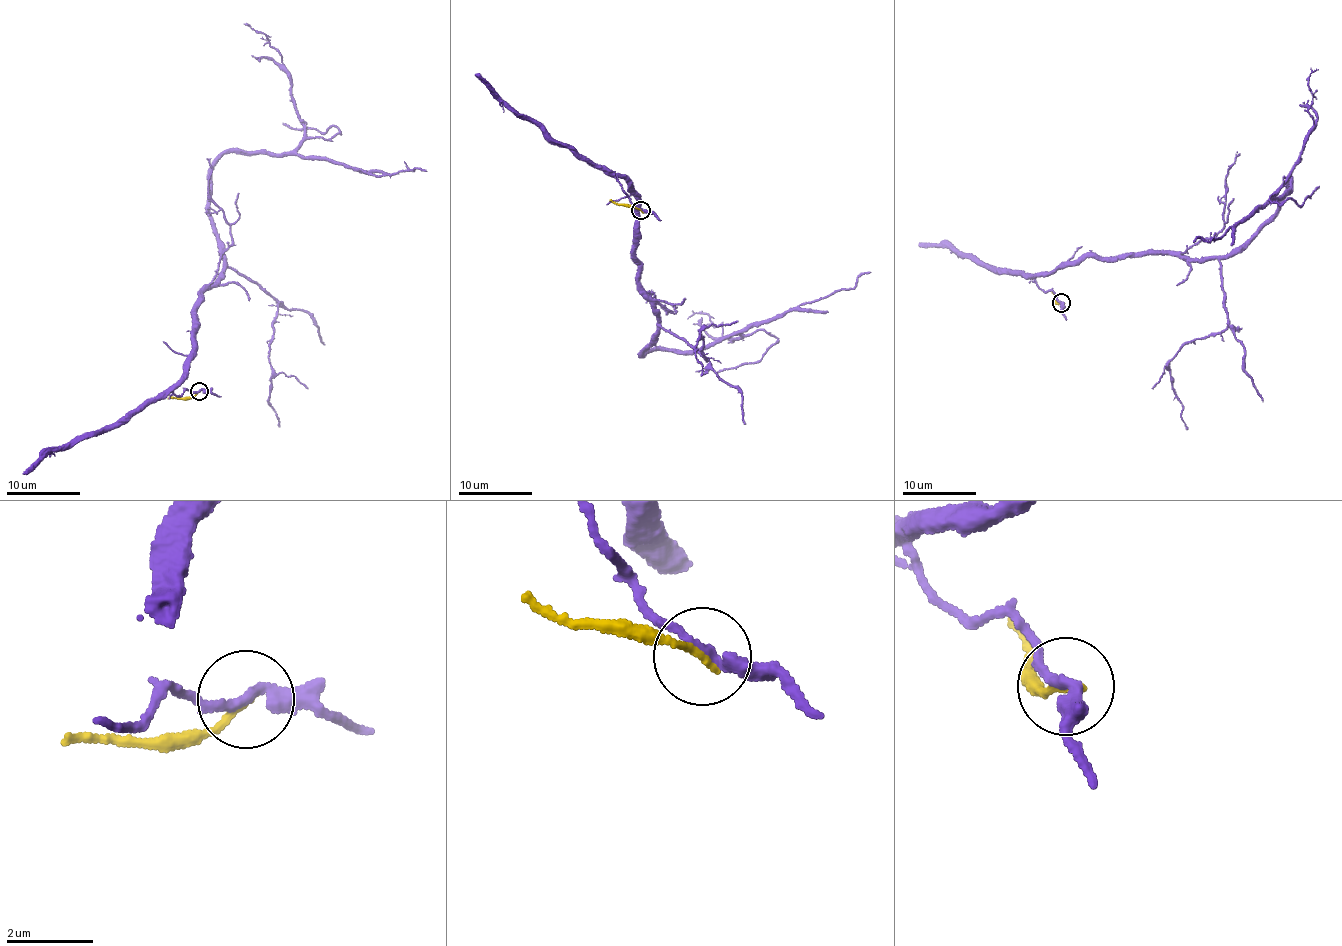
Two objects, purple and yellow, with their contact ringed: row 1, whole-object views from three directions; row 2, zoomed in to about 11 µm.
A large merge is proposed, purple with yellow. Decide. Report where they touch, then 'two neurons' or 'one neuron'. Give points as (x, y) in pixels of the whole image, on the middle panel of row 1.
place (640, 210); two neurons

